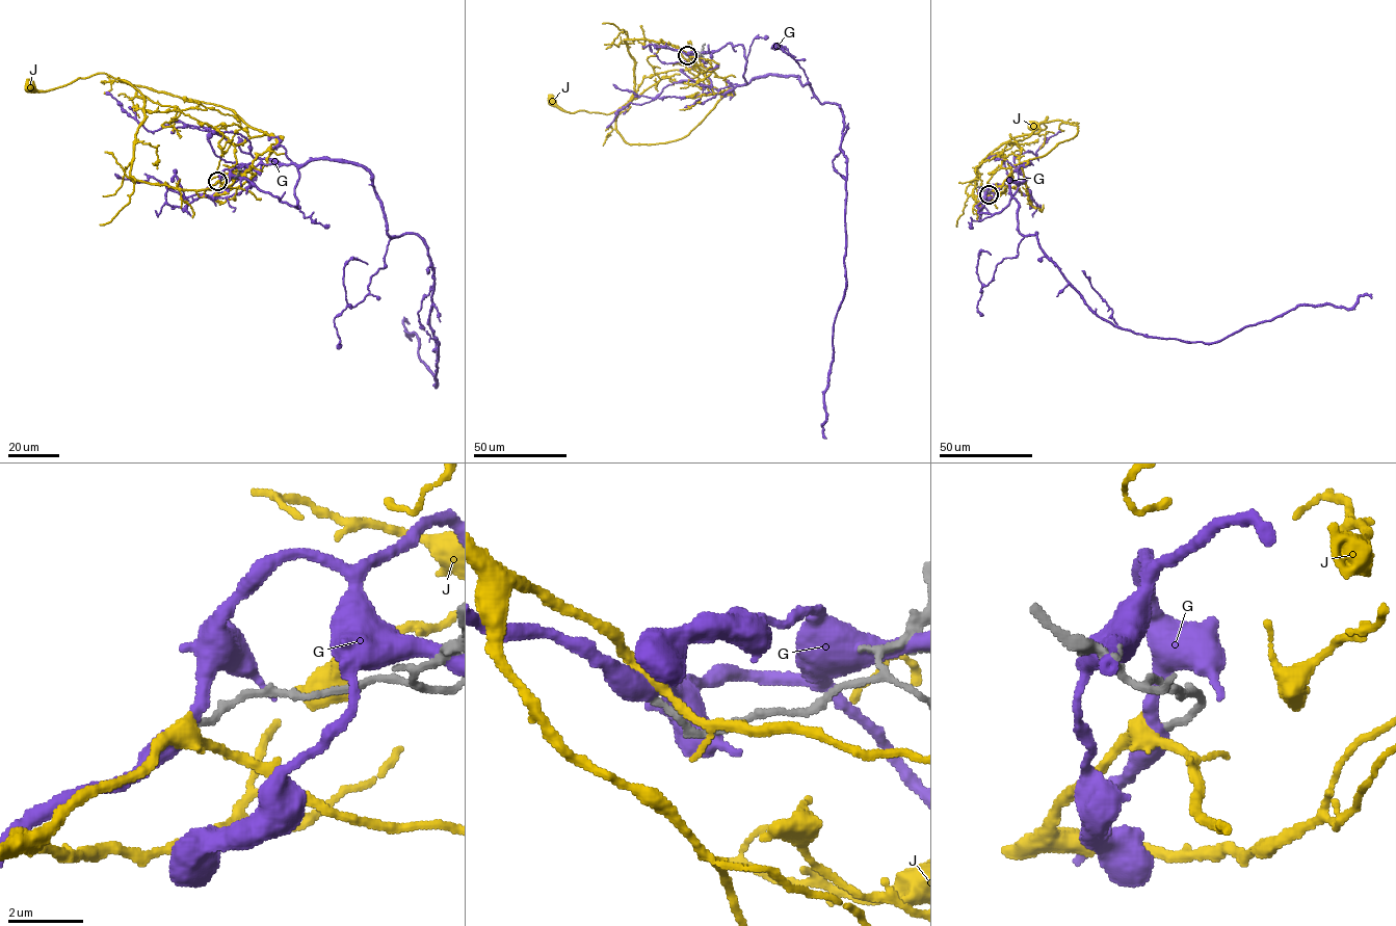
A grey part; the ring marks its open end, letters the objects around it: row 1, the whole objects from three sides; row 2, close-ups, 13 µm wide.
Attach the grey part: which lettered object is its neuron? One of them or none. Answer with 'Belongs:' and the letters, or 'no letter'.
Belongs: J

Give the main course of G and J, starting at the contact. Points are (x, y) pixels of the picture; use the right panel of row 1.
G: (989, 194), (978, 212), (999, 213), (1012, 180), (1018, 231), (1135, 333), (1215, 343), (1371, 297)
J: (989, 194), (981, 201), (973, 196), (977, 168), (1013, 137), (1036, 133), (1047, 116), (1044, 129), (1032, 126)

